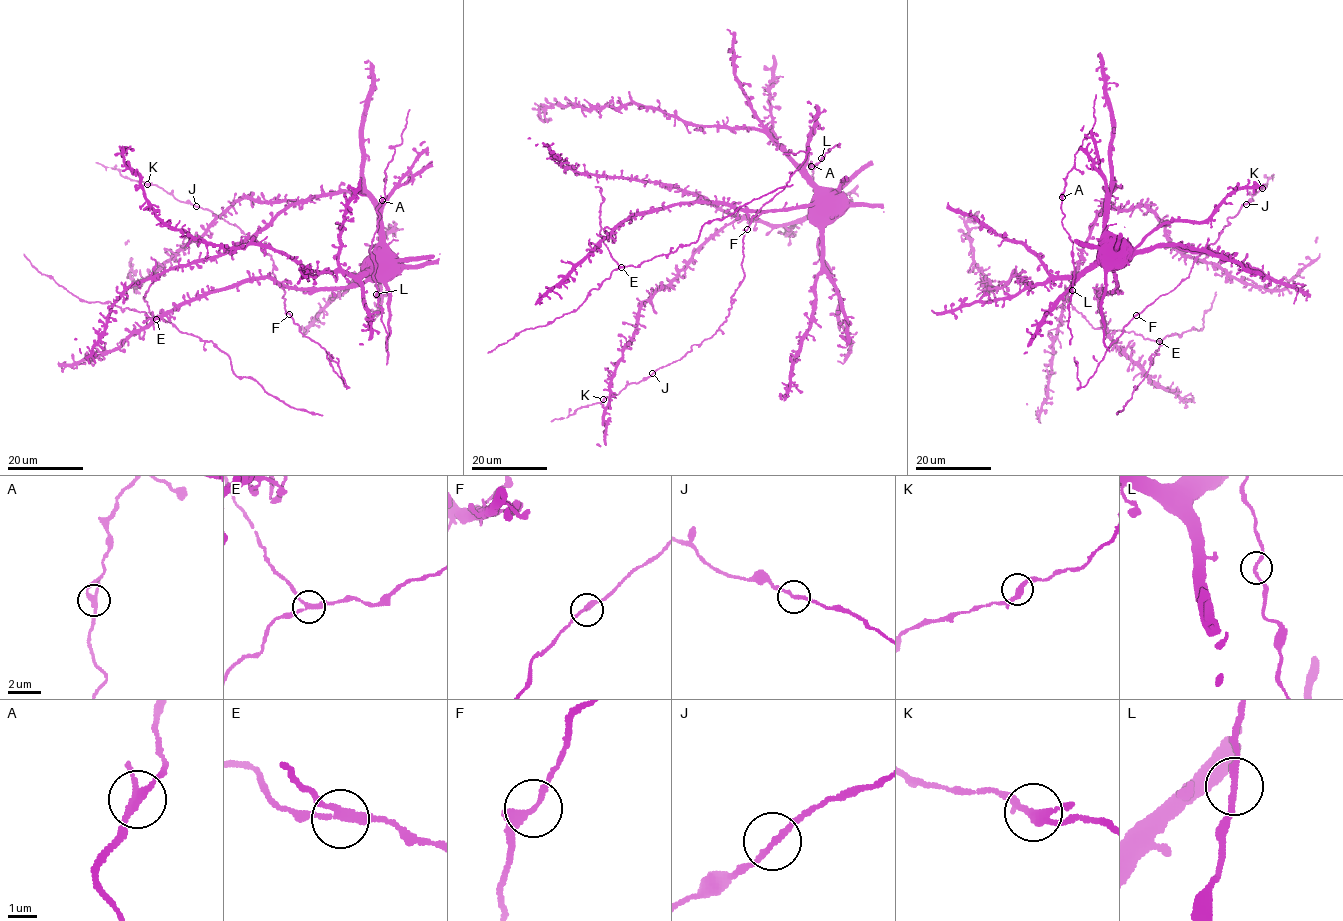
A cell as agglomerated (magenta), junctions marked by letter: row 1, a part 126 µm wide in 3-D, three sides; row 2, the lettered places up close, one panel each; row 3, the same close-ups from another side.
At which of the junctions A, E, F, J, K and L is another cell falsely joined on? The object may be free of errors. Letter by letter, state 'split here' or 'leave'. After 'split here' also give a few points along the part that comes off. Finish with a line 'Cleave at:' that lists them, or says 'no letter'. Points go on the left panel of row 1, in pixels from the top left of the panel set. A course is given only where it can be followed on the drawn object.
A: split here; course (381, 200), (385, 196), (385, 171), (394, 147), (402, 142), (410, 109)
E: leave
F: leave
J: leave
K: leave
L: leave
Cleave at: A

